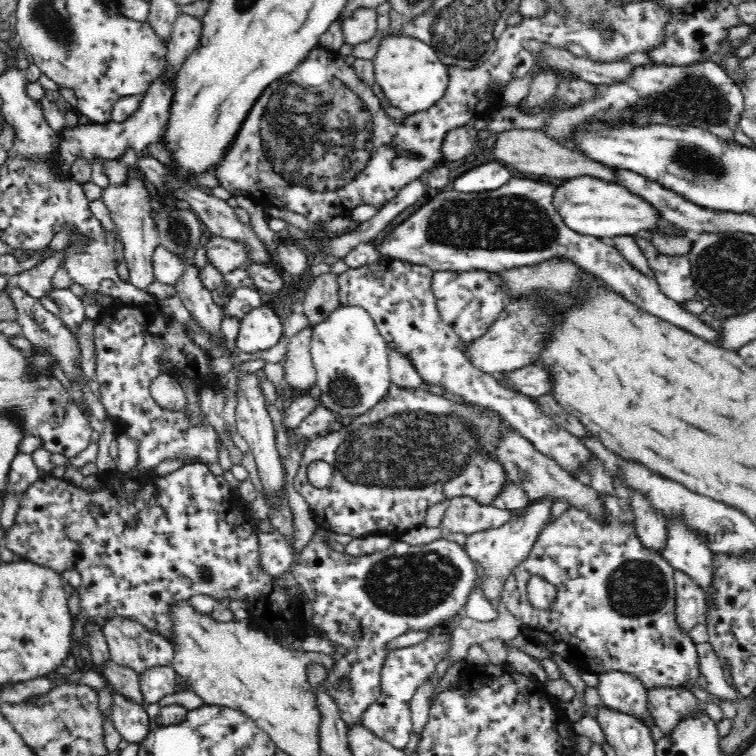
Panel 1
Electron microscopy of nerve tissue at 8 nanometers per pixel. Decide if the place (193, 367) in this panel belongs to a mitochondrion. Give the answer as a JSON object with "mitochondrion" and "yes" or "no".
{"mitochondrion":"no"}

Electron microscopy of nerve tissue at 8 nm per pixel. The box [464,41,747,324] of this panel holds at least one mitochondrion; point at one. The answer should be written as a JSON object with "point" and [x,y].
{"point":[696,98]}

